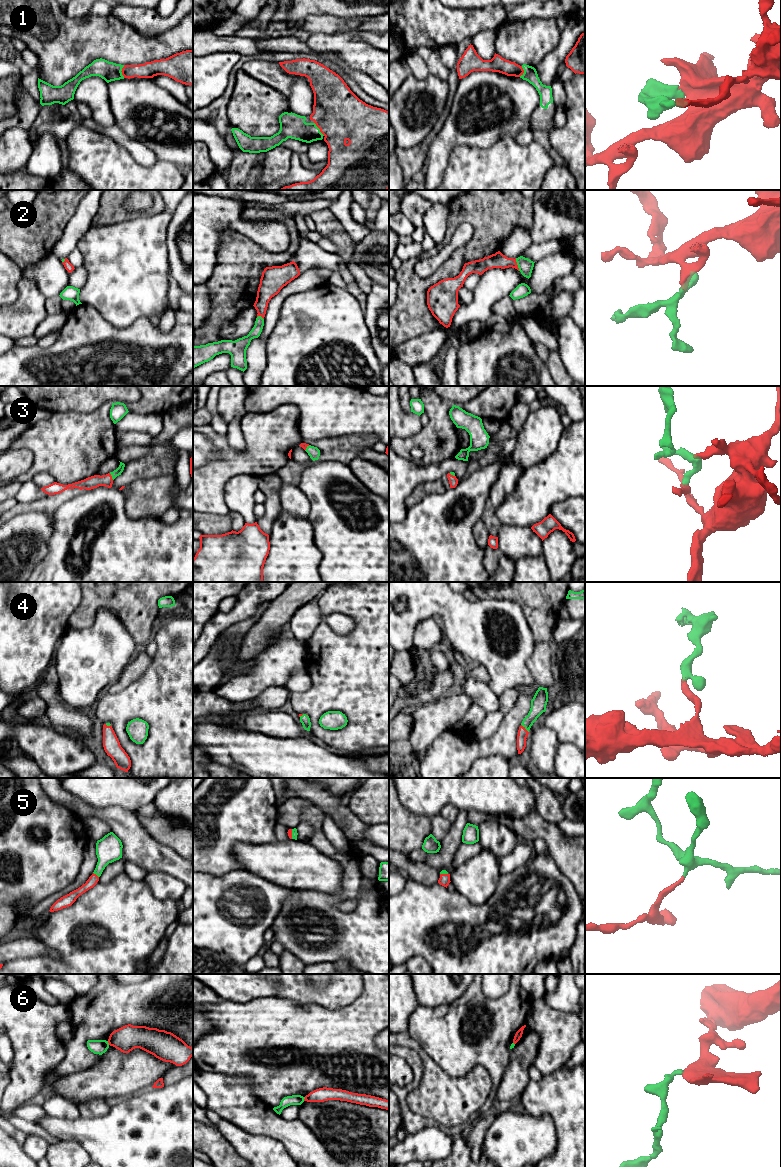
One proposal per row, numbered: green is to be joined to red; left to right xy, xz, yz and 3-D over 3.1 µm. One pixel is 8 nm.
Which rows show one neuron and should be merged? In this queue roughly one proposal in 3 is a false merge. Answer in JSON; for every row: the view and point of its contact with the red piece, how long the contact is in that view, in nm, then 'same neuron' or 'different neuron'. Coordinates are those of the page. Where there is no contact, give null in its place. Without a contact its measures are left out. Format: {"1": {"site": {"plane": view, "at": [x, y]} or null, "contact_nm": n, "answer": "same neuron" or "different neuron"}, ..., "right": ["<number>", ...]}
{"1": {"site": {"plane": "xz", "at": [319, 128]}, "contact_nm": 140, "answer": "same neuron"}, "2": {"site": {"plane": "yz", "at": [516, 264]}, "contact_nm": 110, "answer": "same neuron"}, "3": {"site": {"plane": "xy", "at": [111, 476]}, "contact_nm": 70, "answer": "same neuron"}, "4": {"site": {"plane": "yz", "at": [524, 728]}, "contact_nm": 90, "answer": "same neuron"}, "5": {"site": {"plane": "xy", "at": [96, 875]}, "contact_nm": 60, "answer": "same neuron"}, "6": {"site": {"plane": "xy", "at": [108, 1042]}, "contact_nm": 40, "answer": "different neuron"}, "right": ["1", "2", "3", "4", "5"]}

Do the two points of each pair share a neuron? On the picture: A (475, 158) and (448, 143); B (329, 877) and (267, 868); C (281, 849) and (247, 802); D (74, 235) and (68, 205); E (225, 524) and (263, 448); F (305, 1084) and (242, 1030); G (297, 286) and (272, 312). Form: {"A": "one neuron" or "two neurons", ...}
{"A": "two neurons", "B": "one neuron", "C": "two neurons", "D": "two neurons", "E": "two neurons", "F": "one neuron", "G": "one neuron"}

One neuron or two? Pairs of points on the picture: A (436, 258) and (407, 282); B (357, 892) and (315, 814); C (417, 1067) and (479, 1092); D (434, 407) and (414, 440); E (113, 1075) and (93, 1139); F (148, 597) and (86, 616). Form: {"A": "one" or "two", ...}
{"A": "two", "B": "one", "C": "two", "D": "one", "E": "two", "F": "one"}

